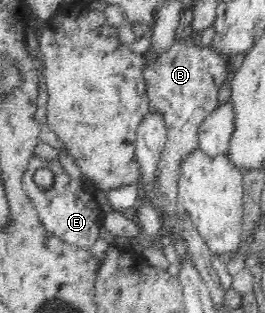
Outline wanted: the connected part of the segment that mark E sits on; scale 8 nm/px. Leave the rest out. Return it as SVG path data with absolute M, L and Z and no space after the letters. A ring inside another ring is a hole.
M33 155L29 161L27 170L23 173L22 186L27 196L31 198L41 224L45 226L45 229L51 235L59 238L62 242L67 243L67 245L71 244L77 249L84 250L89 249L97 241L99 228L102 226L101 209L97 207L97 203L93 201L91 193L89 193L89 190L86 190L84 184L73 179L60 165L54 167L49 162L47 163L43 159ZM43 167L55 168L55 185L47 190L37 188L35 180L33 180L35 170Z

